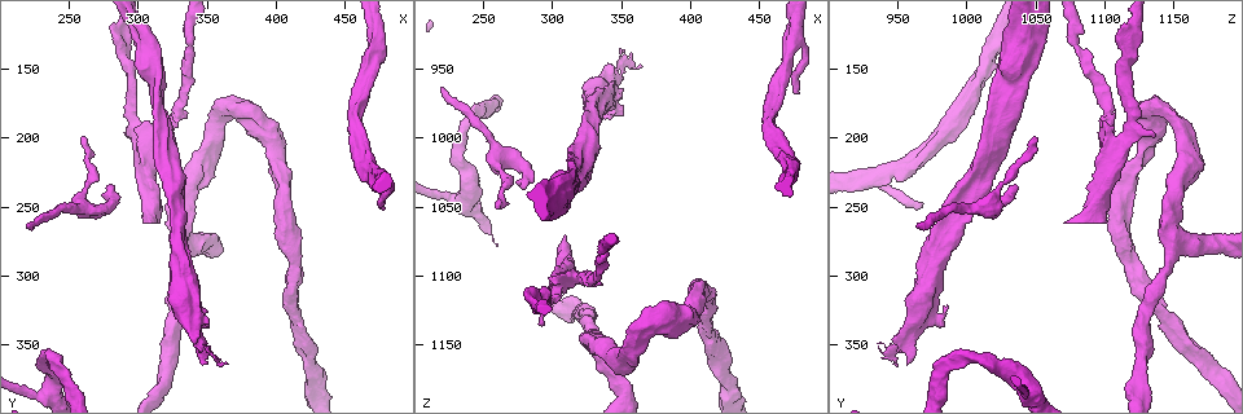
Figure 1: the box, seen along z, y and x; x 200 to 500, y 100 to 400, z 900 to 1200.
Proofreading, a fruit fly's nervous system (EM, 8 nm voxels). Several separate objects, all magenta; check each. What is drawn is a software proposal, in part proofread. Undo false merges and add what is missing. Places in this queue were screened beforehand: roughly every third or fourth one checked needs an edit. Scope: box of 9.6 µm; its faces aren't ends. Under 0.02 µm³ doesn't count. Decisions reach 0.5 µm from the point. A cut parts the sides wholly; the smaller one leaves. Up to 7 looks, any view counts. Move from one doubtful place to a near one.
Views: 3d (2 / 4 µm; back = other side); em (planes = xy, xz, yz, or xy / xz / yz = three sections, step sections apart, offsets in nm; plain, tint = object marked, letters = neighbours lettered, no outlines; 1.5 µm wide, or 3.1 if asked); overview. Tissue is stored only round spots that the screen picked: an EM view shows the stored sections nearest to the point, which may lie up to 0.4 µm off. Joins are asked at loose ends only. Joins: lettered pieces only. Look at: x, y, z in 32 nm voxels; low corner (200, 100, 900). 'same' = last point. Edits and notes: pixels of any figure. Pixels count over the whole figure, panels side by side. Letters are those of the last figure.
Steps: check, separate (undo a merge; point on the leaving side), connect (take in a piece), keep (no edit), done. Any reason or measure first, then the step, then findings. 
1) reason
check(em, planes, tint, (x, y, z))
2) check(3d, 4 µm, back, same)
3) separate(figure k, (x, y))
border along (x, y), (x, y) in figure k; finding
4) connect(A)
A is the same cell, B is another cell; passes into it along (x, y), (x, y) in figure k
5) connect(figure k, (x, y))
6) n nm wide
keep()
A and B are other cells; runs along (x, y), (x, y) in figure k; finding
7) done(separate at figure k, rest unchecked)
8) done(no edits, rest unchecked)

calibre changes
check(3d, 2 µm, (226, 386, 1044))

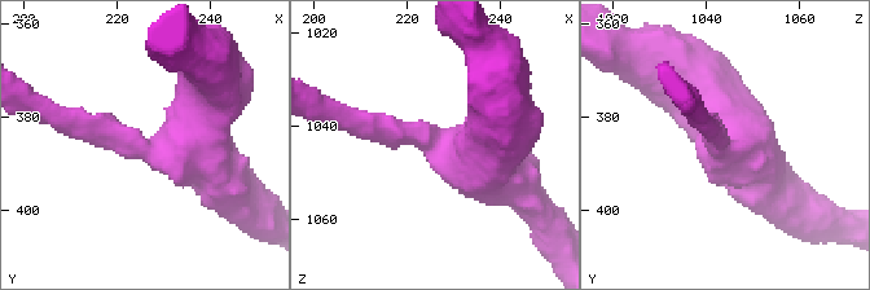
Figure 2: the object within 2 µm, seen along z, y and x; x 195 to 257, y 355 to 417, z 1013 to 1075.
3 arms
check(em, xy, step 4, tint, (225, 386, 1043))

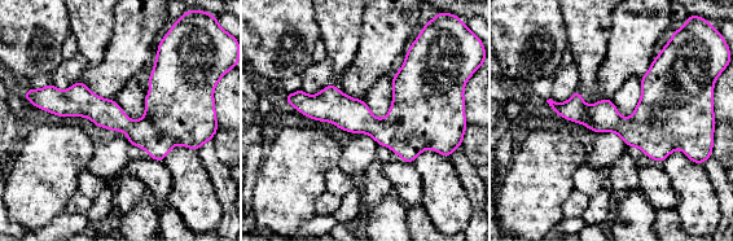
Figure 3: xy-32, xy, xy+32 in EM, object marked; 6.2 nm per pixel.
check(em, xz, step 8, letters, same)

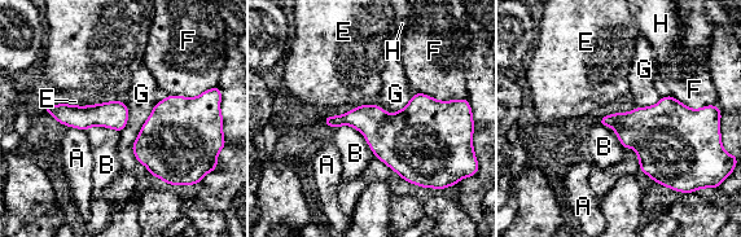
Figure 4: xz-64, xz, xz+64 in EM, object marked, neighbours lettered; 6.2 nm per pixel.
170 nm wide
keep()
A, B, E, F, G and H are other cells; border along (157, 102), (132, 145), (150, 175) in figure 4; one neuron here

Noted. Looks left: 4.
an open end
check(3d, 4 µm, (350, 364, 958))

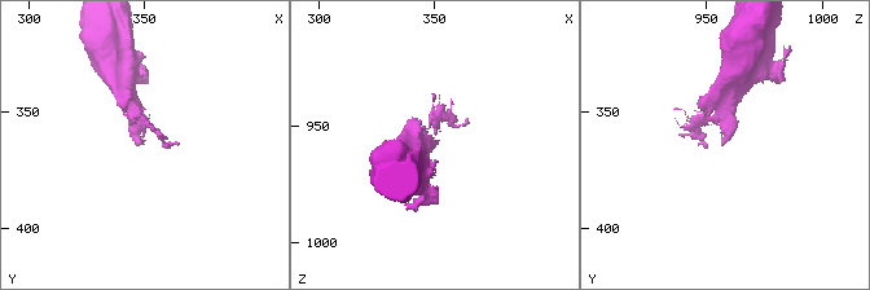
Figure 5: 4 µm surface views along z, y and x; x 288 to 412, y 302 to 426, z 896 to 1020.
check(em, planes, letters, (349, 364, 958))

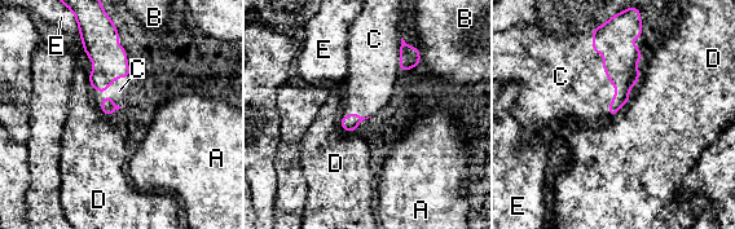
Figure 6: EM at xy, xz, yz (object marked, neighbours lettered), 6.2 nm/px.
C touches over 550 nm
connect(C)
C is the same cell, A, B, D and E are other cells; it goes on there

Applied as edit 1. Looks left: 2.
check(3d, 2 µm, (222, 264, 964))

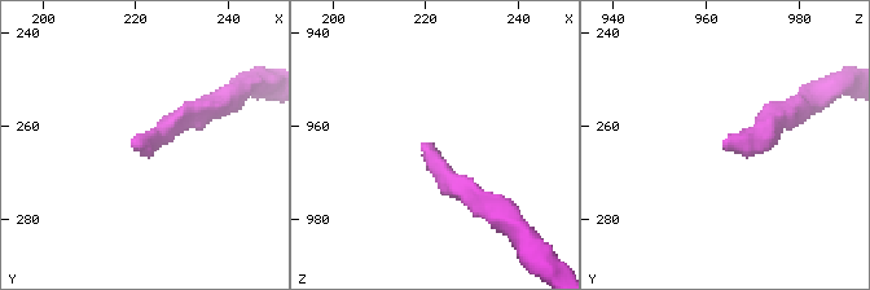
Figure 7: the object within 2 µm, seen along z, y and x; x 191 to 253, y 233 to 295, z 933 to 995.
need the tissue
check(em, planes, letters, (220, 264, 964))

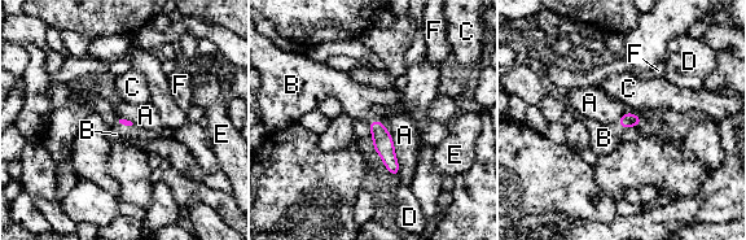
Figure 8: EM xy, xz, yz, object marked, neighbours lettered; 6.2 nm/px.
connect(B)
B is the same cell, A, C, D, E and F are other cells; it goes on there

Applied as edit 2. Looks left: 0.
done(connect at figure 6, connect at figure 8, rest unchecked)

